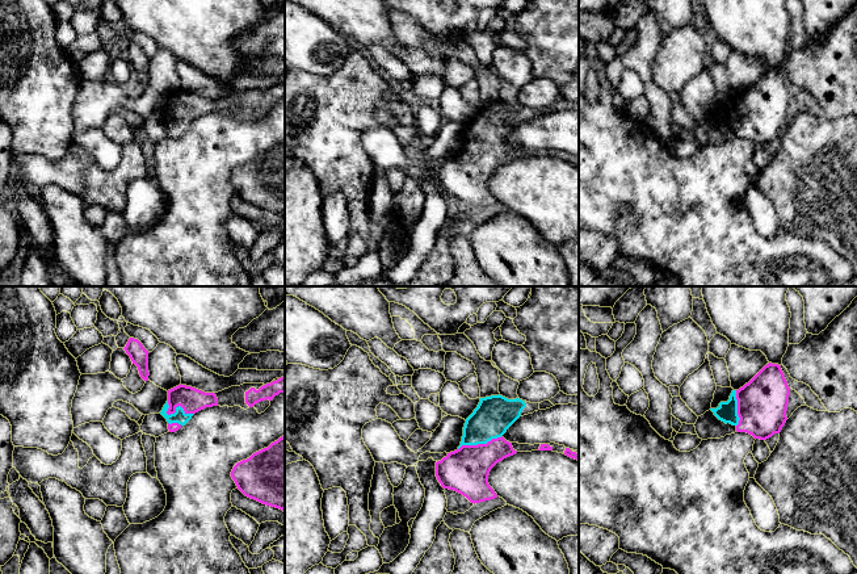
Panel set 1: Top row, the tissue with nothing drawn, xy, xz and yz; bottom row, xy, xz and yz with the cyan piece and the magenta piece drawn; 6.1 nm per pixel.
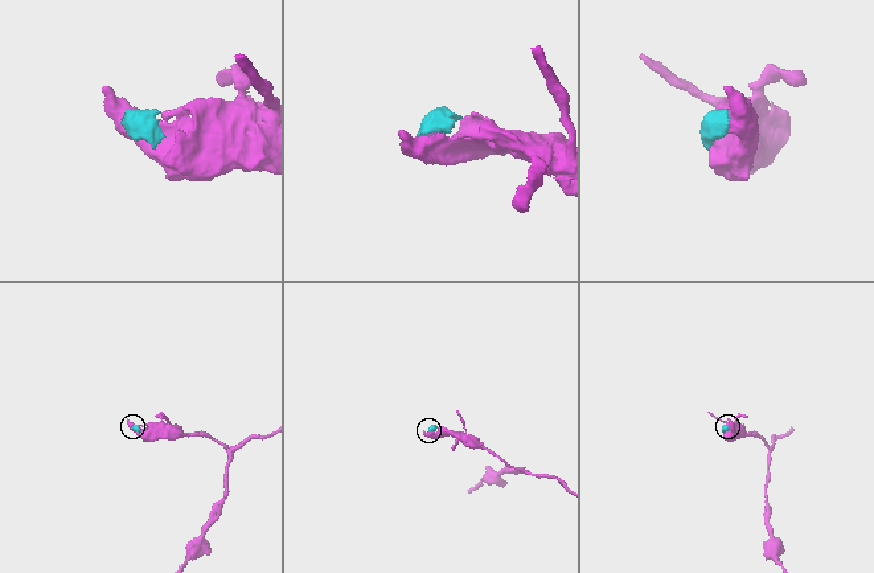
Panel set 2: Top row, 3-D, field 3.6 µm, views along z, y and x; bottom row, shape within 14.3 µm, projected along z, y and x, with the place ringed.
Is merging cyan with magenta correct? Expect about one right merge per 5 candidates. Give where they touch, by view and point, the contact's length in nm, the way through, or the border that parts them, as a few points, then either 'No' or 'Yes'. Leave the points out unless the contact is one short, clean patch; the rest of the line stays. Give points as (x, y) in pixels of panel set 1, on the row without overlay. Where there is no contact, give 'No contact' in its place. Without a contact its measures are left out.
Touches cyan at xy (176, 117). Shared border 190 nm. Path across: xy (179, 122), (176, 117), (185, 107), (192, 105). Yes

